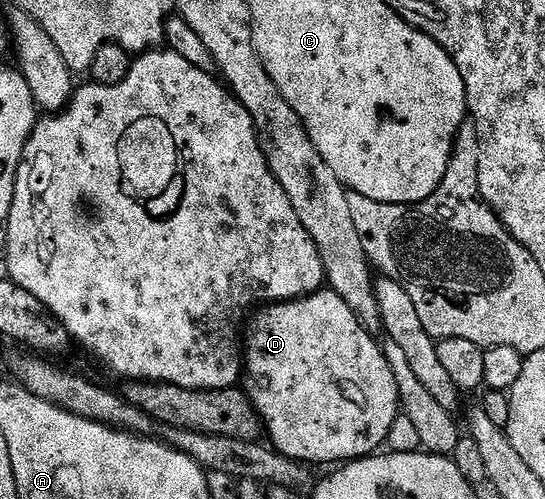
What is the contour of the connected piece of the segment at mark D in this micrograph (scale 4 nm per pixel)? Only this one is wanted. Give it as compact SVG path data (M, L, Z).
M321 289L312 292L311 295L302 295L299 299L286 299L282 303L261 306L251 316L246 327L246 350L242 355L242 387L247 391L254 409L260 414L263 430L272 438L270 443L275 450L286 457L298 460L299 463L343 465L353 459L362 459L366 455L379 452L387 444L390 425L394 425L397 415L401 414L400 394L394 381L394 373L384 356L383 346L372 339L375 339L373 332L362 326L354 309L350 309L350 305L346 305L346 301L342 301L342 297L338 297L338 293L331 289Z

